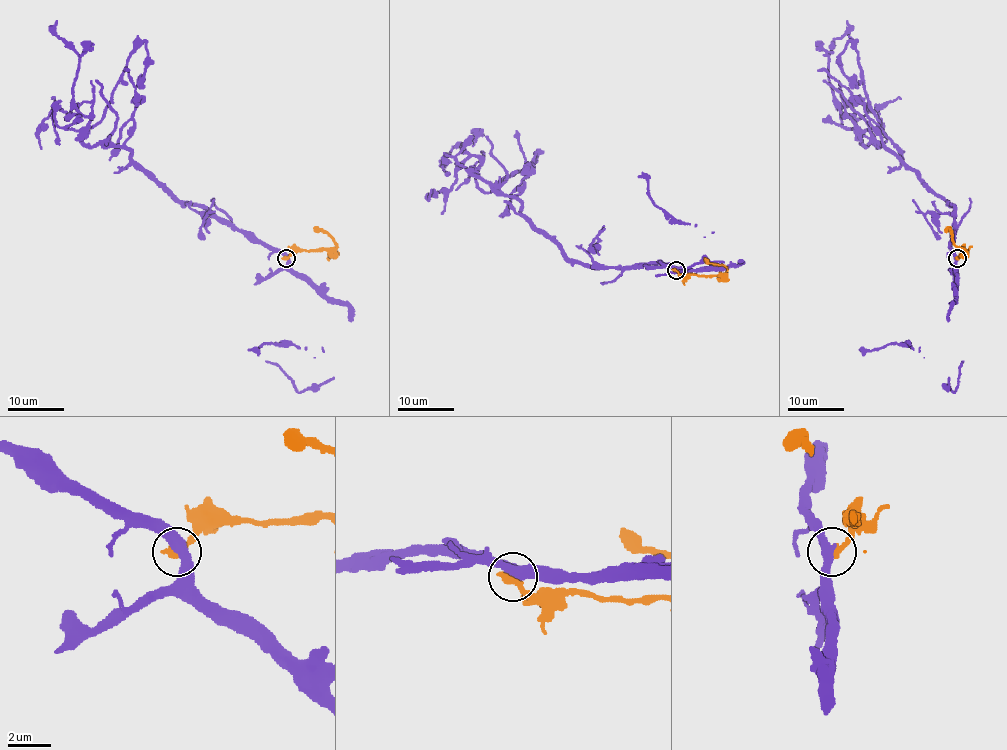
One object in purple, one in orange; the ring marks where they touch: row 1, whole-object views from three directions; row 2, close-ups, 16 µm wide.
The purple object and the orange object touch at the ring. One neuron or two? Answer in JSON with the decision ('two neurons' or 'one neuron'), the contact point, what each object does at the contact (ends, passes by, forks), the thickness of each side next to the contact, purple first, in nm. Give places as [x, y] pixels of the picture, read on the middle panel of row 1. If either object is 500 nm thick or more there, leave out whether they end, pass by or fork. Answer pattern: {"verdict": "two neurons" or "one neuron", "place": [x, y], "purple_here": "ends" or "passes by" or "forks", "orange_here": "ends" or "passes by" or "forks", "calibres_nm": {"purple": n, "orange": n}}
{"verdict": "two neurons", "place": [676, 270], "purple_here": "passes by", "orange_here": "ends", "calibres_nm": {"purple": 420, "orange": 460}}

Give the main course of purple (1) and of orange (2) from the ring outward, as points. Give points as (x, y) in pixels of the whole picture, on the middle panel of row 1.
1: (675, 269), (574, 263), (516, 198), (472, 174), (489, 191), (527, 169), (537, 153), (529, 170)
2: (675, 270), (688, 274), (720, 276), (726, 269), (704, 258)

